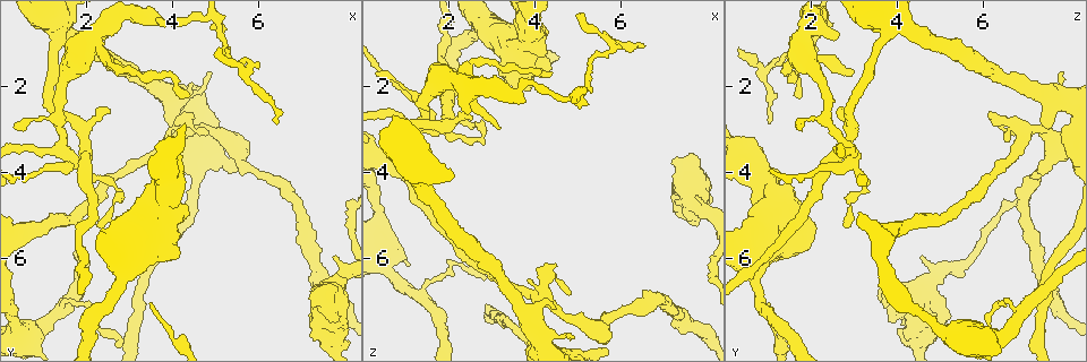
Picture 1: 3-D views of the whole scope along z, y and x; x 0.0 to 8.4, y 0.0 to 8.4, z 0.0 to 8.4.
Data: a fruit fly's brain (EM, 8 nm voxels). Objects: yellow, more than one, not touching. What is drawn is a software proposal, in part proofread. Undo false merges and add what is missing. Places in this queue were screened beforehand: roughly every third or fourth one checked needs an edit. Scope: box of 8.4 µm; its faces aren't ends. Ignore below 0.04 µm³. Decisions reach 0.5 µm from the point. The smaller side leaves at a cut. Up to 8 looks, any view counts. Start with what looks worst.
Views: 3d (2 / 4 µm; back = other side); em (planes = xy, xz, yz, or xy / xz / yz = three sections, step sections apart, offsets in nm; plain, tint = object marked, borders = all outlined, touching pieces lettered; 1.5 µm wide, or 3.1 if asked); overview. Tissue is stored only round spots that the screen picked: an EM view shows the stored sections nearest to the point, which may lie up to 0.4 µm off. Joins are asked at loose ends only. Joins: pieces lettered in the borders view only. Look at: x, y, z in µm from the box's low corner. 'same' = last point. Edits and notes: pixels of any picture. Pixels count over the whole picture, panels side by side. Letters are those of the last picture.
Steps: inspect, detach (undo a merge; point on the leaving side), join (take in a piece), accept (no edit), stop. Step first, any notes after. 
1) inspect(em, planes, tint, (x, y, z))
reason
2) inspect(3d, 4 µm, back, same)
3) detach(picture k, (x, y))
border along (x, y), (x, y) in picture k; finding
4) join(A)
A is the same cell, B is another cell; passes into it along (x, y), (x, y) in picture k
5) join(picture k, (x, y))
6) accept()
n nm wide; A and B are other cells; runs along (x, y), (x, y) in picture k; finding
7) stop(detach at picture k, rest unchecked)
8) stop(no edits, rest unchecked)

inspect(em, planes, borders, (4.85, 1.70, 7.85))
tapers out

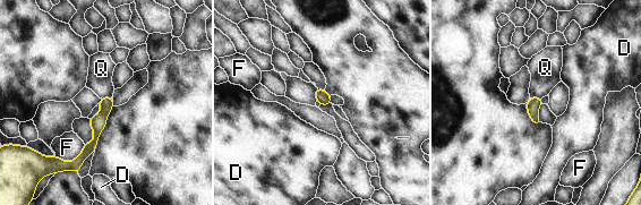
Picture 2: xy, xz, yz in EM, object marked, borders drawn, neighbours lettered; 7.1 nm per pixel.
accept()
D, F and Q are other cells; runs along (109, 100), (94, 143), (76, 163) in picture 2; no lettered piece goes on from it

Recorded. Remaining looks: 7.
inspect(em, planes, borders, (6.40, 2.85, 1.05))
an open end

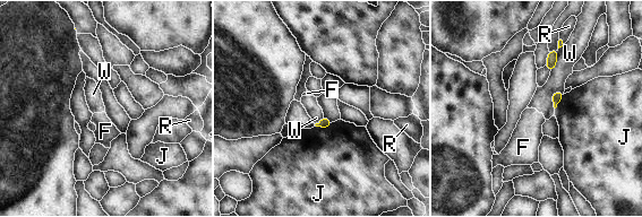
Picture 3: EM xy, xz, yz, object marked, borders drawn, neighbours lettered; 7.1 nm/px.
accept()
70 nm wide; W touches over 220 nm; F, J, R and W are other cells; none of them fits

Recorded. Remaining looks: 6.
inspect(3d, 4 µm, (3.85, 5.35, 2.05))
thick turns thin

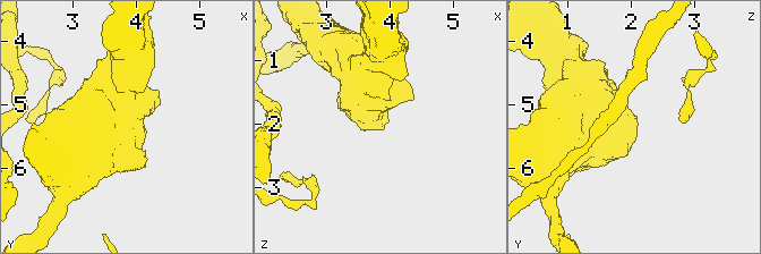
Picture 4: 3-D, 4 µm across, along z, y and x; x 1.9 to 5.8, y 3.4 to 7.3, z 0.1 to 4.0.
inspect(em, xy, step 8, borders, (3.90, 5.30, 2.05))
need the tissue

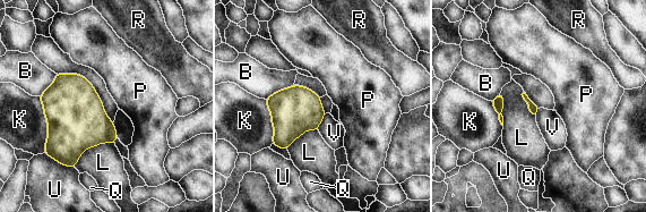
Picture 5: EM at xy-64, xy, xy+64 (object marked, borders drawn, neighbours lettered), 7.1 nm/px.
accept()
B, K, L, P, Q, R, U and V are other cells; one neuron here

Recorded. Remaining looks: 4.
stop(no edits, rest unchecked)

